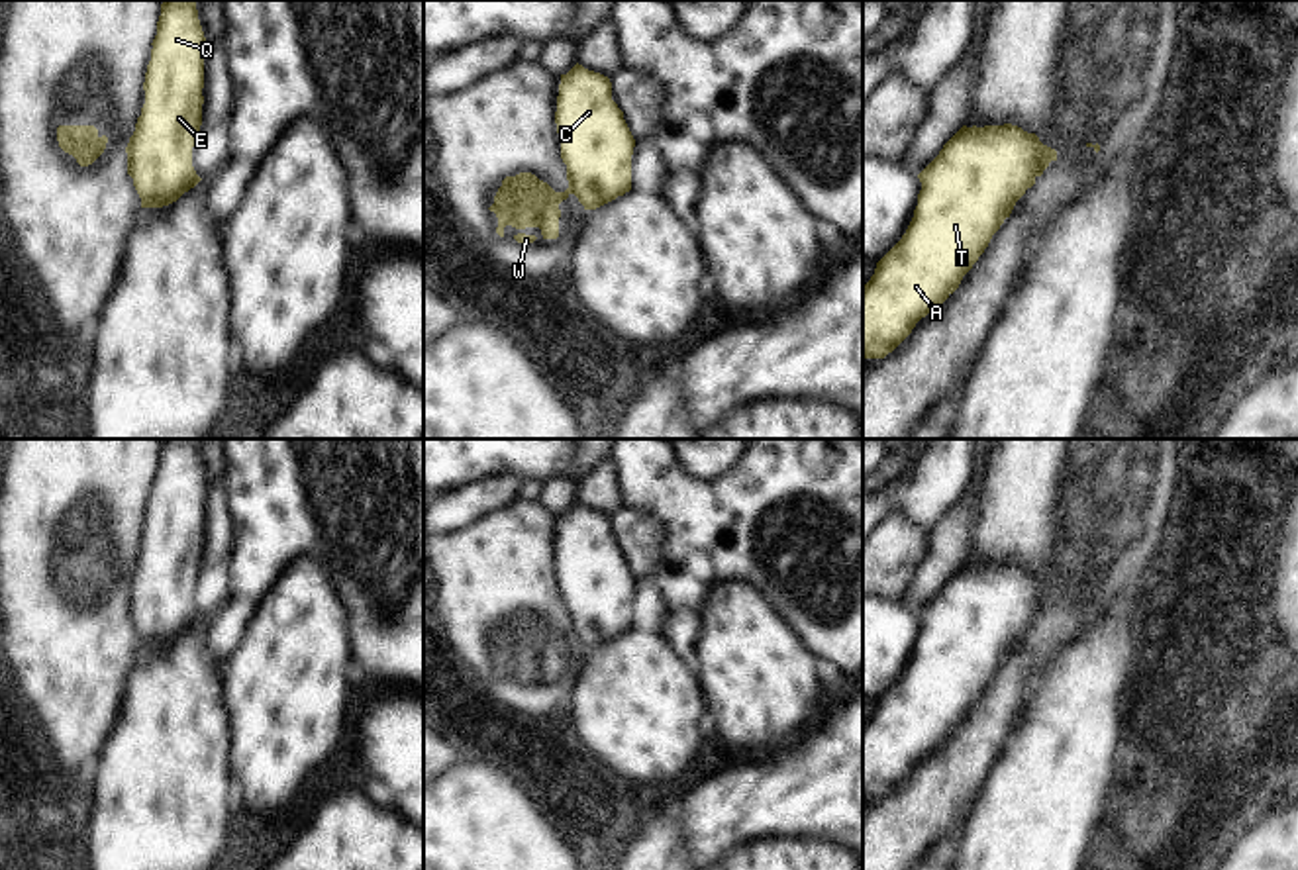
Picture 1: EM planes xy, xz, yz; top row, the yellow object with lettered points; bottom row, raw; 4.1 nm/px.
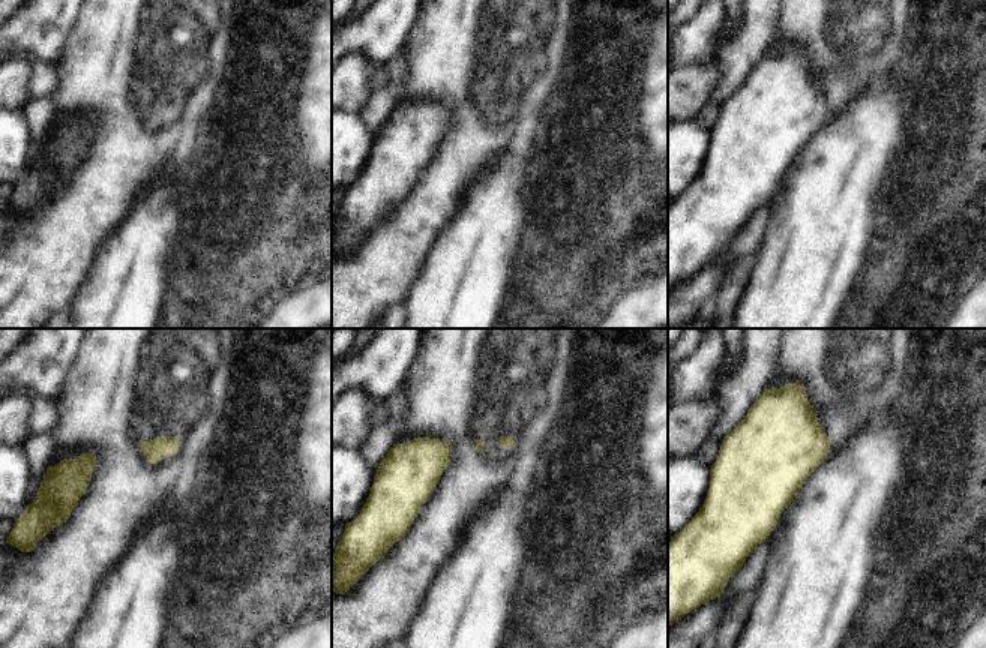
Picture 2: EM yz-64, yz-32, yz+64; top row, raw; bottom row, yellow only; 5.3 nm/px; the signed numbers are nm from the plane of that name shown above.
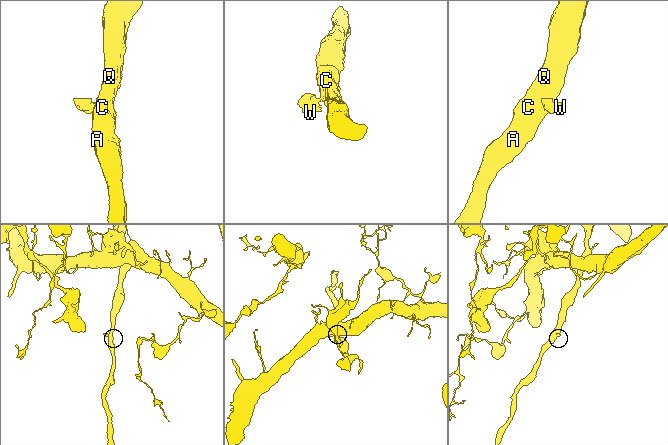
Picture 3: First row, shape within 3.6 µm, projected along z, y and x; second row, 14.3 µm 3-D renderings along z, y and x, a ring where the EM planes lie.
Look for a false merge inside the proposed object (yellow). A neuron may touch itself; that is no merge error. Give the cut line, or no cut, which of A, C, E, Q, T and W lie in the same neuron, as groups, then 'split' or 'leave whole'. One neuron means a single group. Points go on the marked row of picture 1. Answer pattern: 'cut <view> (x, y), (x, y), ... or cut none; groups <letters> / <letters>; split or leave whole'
cut yz (1042, 144), (1042, 161), (1034, 175); groups A C E Q T / W; split

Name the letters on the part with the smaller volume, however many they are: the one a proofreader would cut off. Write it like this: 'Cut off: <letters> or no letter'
Cut off: W

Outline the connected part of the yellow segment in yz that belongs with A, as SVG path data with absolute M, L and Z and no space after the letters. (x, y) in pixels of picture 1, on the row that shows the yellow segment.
M1012 123L963 125L918 174L922 190L914 218L902 239L876 263L871 280L863 284L863 359L884 359L912 333L922 317L939 308L959 288L992 235L1010 218L1016 202L1035 184L1041 145L1035 133L1018 133Z

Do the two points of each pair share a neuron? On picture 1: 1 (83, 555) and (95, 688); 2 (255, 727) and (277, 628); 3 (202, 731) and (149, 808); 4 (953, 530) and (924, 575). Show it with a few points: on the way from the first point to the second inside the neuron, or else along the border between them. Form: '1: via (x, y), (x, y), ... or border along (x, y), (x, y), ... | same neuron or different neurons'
1: via (83, 588), (83, 655) | same neuron
2: via (277, 702), (277, 653) | same neuron
3: via (183, 751), (163, 771), (161, 788) | same neuron
4: via (949, 541), (948, 551), (936, 563) | same neuron

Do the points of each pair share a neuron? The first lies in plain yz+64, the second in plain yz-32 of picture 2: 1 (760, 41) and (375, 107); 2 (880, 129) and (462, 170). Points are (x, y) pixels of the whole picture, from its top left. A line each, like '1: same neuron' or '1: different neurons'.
1: same neuron
2: different neurons

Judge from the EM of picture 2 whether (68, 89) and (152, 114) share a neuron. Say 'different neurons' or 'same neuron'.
same neuron

